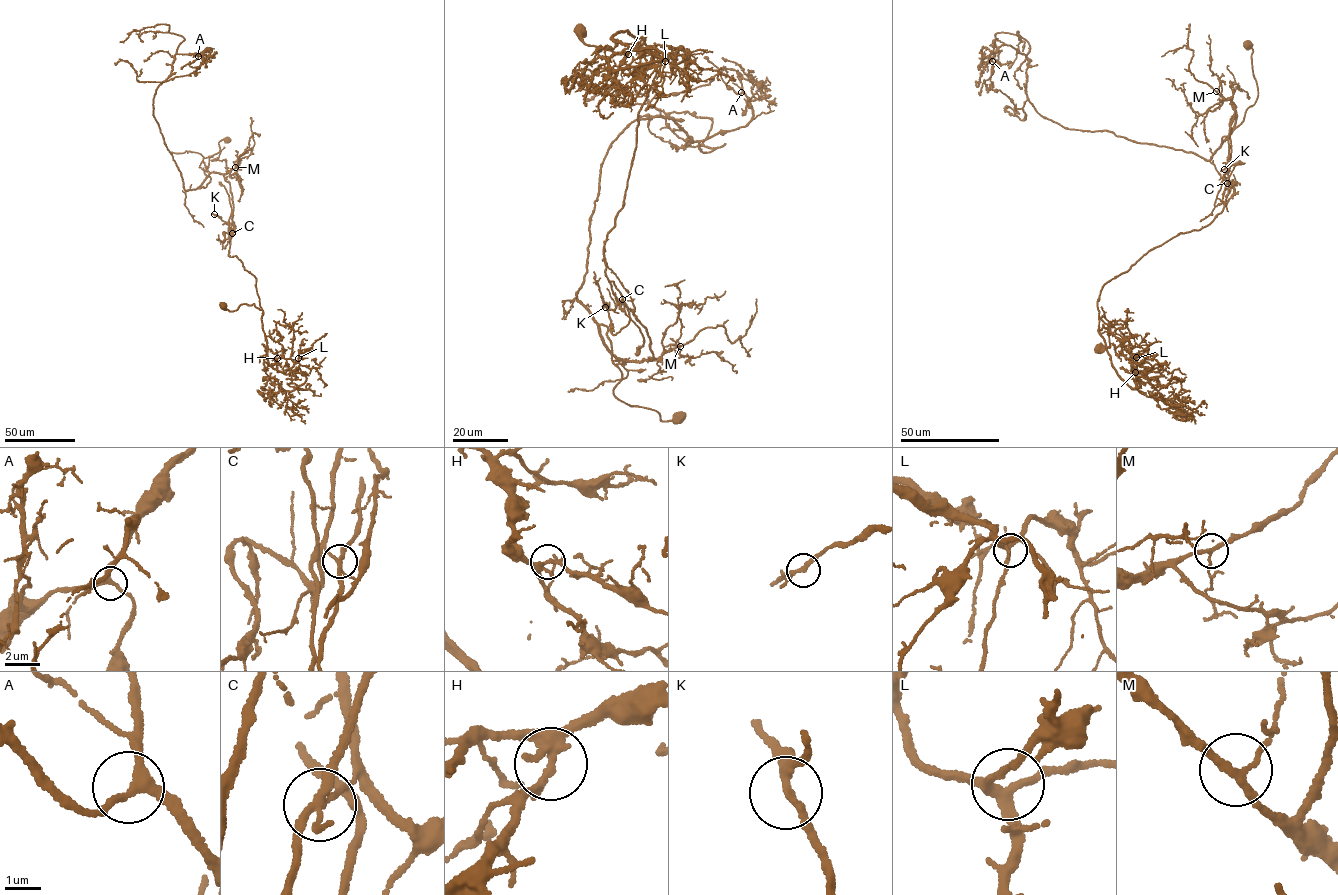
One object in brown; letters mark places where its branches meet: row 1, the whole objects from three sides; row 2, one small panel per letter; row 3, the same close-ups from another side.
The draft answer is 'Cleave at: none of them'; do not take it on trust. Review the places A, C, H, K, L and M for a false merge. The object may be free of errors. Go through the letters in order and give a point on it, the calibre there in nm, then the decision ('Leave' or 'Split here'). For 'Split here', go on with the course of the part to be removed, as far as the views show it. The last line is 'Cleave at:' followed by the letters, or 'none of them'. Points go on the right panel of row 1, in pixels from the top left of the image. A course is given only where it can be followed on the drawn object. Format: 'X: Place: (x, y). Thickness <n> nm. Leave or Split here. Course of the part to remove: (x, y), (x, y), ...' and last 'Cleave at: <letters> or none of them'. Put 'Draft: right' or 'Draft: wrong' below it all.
A: Place: (992, 61). Thickness 240 nm. Leave
C: Place: (1227, 183). Thickness 200 nm. Split here. Course of the part to remove: (1227, 183), (1232, 103), (1233, 128), (1208, 160), (1066, 129), (1029, 100), (1018, 31), (995, 35), (987, 91)
H: Place: (1135, 372). Thickness 240 nm. Leave
K: Place: (1224, 169). Thickness 200 nm. Leave
L: Place: (1136, 357). Thickness 240 nm. Leave
M: Place: (1216, 91). Thickness 200 nm. Leave
Cleave at: C
Draft: wrong

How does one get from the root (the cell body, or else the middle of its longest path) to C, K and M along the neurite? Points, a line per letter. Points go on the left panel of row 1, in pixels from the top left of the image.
C: (223, 306), (231, 311), (244, 304), (261, 309), (256, 277), (244, 269), (236, 256), (228, 255), (231, 233)
K: (223, 306), (231, 311), (244, 304), (261, 309), (256, 277), (236, 256), (228, 255), (233, 224), (214, 214)
M: (223, 306), (261, 309), (256, 277), (228, 255), (233, 203), (224, 175), (235, 167)

